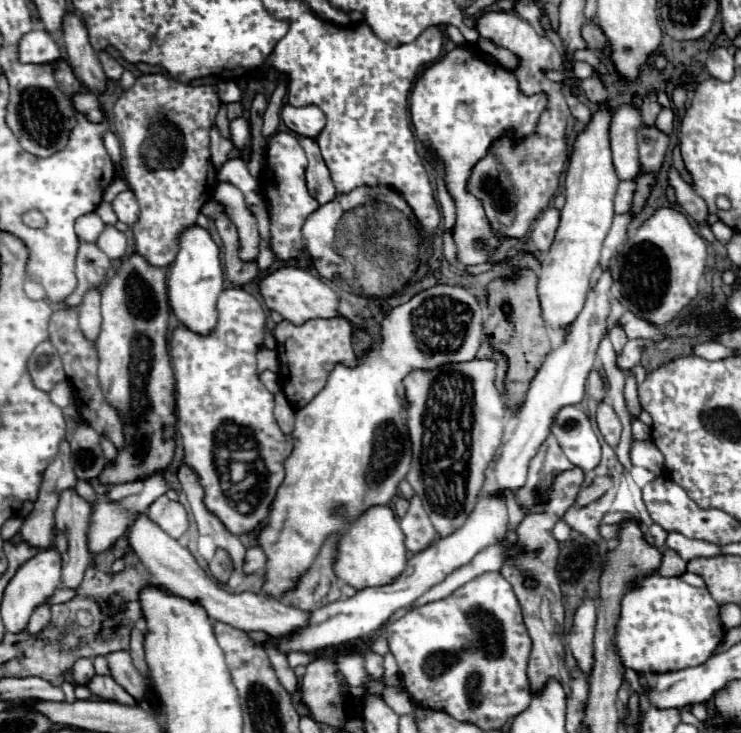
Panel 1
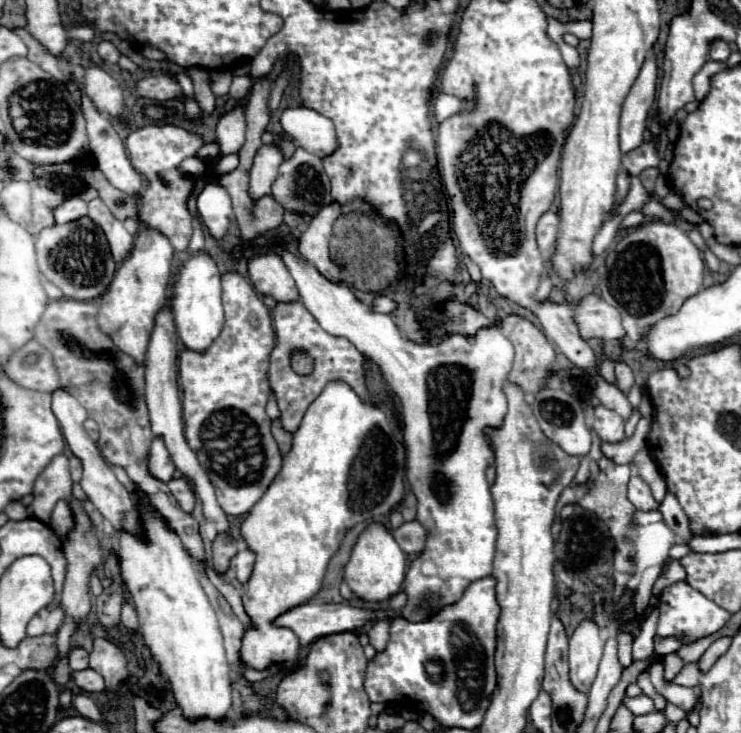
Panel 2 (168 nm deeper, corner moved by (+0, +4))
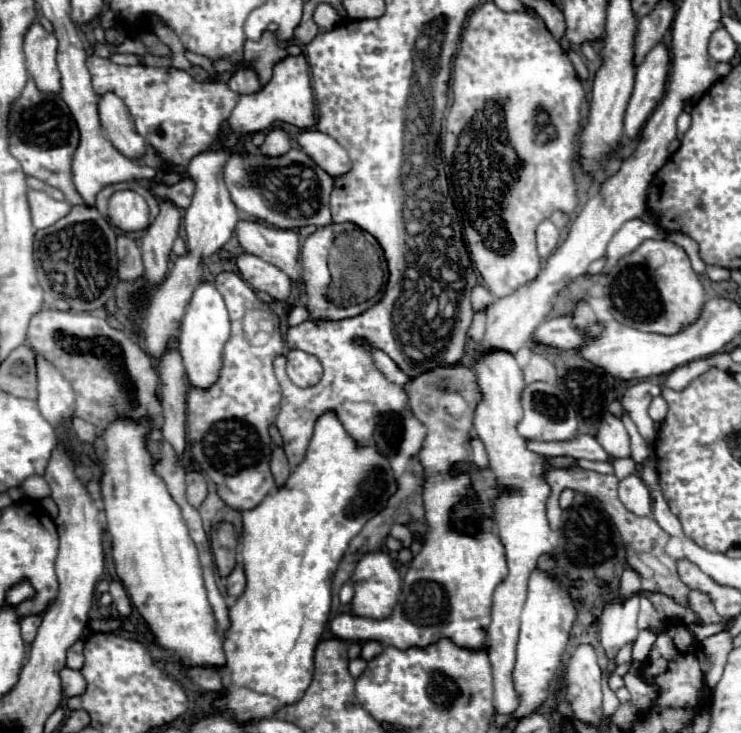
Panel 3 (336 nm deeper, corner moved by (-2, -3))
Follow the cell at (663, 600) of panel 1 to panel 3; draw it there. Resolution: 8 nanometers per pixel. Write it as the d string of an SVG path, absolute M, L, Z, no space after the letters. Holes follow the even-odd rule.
M691 590L689 592L689 610L693 610L699 616L699 622L701 624L719 624L719 622L725 622L715 612L709 596L705 596L703 592L697 592L697 590Z

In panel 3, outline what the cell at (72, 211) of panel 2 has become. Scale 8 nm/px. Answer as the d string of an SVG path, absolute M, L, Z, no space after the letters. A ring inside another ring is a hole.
M29 190L27 200L31 210L31 220L36 230L53 226L57 220L65 218L71 212L69 202L57 202L39 190Z

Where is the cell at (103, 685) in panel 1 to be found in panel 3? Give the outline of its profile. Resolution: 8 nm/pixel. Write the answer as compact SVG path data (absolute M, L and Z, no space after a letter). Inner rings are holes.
M71 668L61 670L61 682L63 682L63 692L67 696L81 696L87 690L87 680L83 678L83 674Z

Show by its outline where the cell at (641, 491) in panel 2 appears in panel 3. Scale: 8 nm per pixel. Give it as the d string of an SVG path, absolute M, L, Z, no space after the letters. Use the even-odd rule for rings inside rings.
M631 474L619 482L619 498L625 504L627 510L631 510L637 516L649 516L651 514L651 498L649 490L641 482L637 474Z

